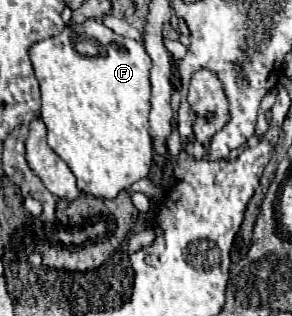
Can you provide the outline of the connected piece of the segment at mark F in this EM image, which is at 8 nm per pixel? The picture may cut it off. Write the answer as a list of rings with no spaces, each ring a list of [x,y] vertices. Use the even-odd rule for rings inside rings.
[[[86,19],[78,27],[66,25],[56,37],[38,41],[30,47],[30,61],[42,93],[42,121],[48,129],[48,145],[68,163],[82,193],[112,199],[122,189],[148,177],[152,167],[150,113],[150,67],[152,61],[140,41],[116,35],[98,19]]]

